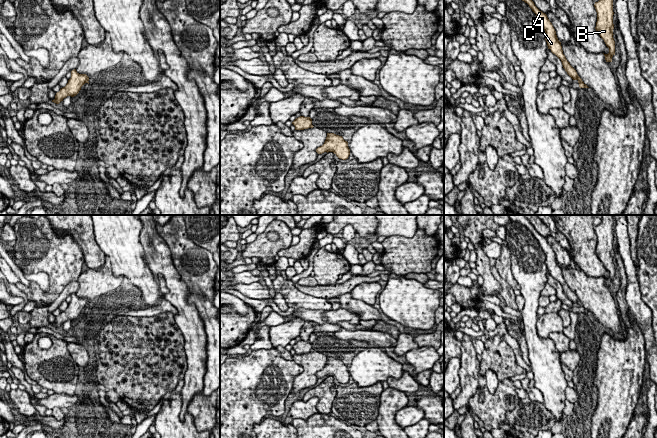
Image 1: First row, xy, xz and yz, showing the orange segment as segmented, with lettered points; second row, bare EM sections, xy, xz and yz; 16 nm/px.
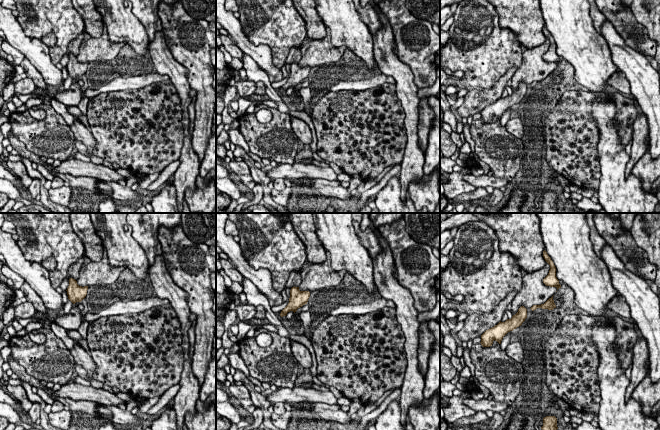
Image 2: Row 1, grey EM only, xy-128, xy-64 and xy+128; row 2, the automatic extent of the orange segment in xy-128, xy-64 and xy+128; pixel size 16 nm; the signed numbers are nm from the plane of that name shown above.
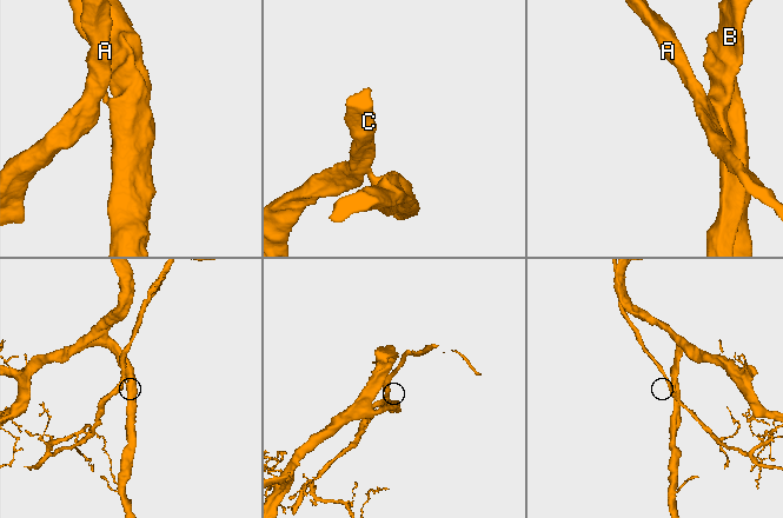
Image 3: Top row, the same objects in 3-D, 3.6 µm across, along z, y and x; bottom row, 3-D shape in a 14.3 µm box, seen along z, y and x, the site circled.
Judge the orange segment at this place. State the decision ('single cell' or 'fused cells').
fused cells

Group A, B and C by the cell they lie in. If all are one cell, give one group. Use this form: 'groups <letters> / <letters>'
groups A C / B

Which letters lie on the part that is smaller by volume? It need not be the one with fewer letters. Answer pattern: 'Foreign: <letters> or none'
Foreign: A, C

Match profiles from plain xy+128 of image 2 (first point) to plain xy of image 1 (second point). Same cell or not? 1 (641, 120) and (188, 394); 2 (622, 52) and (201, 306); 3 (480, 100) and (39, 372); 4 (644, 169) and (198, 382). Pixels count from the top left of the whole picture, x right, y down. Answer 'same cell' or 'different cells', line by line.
1: same cell
2: same cell
3: different cells
4: different cells

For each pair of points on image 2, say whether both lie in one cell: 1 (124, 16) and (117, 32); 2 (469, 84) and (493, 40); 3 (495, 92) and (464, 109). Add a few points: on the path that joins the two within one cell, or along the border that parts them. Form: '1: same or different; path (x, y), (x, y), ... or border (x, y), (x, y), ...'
1: same; path (121, 20), (120, 28)
2: same; path (479, 73), (483, 67), (484, 51)
3: same; path (487, 96), (476, 100), (472, 104)

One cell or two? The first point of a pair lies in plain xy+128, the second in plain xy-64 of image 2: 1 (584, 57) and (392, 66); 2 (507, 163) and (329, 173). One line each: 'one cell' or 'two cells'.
1: two cells
2: two cells

